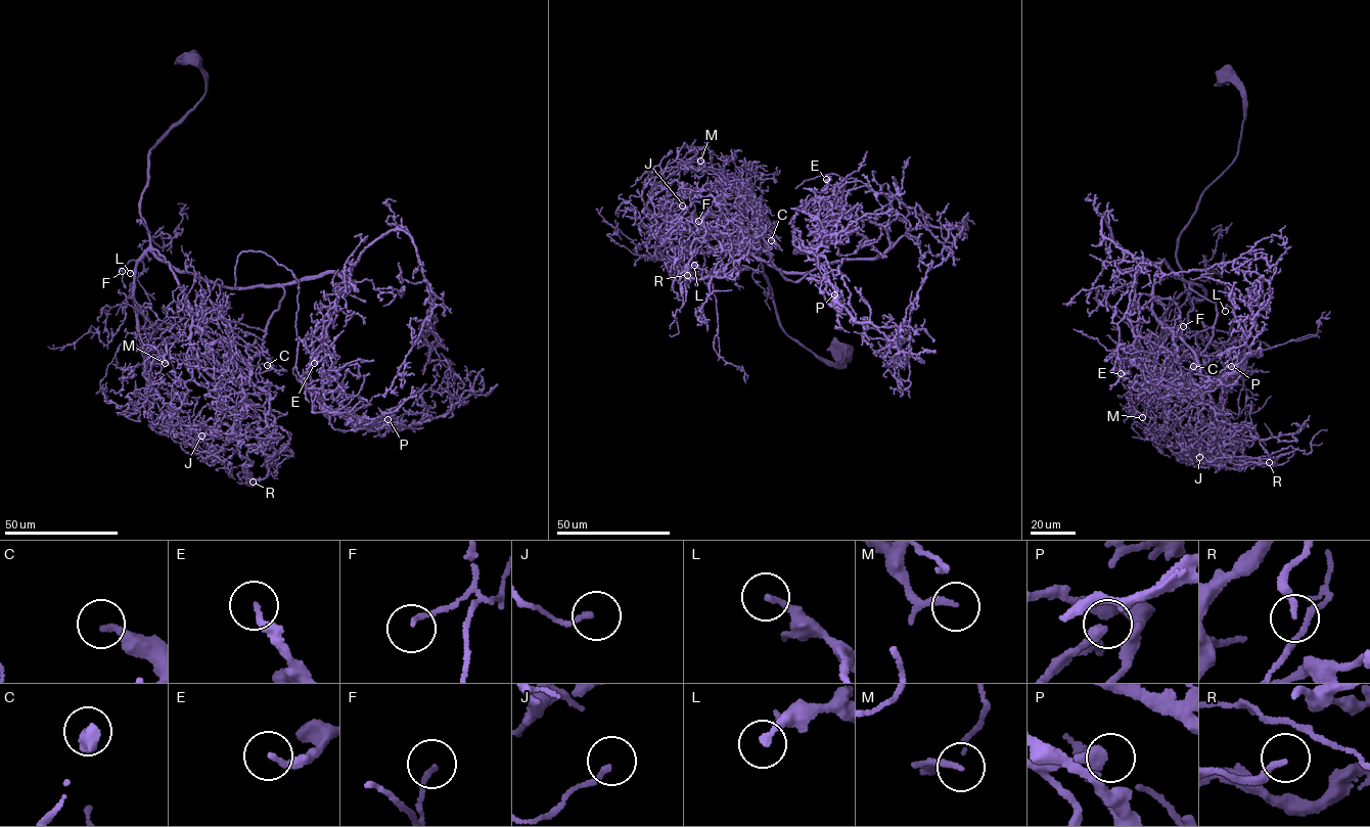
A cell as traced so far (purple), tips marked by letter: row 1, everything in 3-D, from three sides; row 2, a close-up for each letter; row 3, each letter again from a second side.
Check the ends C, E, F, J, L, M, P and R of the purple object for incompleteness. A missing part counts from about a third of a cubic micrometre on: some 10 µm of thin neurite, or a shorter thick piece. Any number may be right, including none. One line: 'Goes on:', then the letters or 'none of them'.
Goes on: none of them

